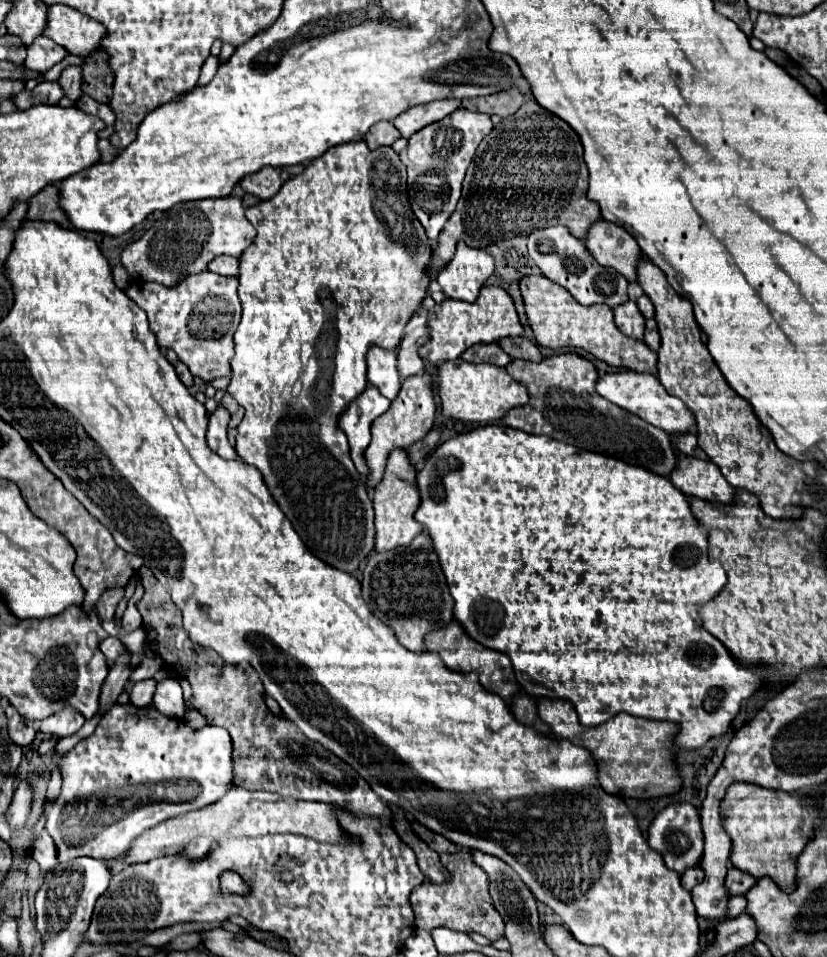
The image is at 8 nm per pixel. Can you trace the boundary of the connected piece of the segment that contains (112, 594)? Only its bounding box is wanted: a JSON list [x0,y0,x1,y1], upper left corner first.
[96,587,124,621]

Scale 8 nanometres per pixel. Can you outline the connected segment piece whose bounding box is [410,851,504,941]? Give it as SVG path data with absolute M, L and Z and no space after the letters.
M460 851L454 855L442 853L440 863L448 869L450 877L444 885L436 883L422 883L412 891L410 903L416 915L416 927L424 931L432 931L436 927L448 927L454 931L470 933L472 929L480 929L480 935L484 935L490 941L496 941L504 937L504 921L500 913L494 909L490 893L488 893L488 877L486 873L472 863L472 857L468 851Z

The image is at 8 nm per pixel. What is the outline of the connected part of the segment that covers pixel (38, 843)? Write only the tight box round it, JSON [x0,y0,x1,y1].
[32,829,58,871]

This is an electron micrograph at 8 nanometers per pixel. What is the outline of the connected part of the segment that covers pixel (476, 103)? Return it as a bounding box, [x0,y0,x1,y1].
[462,89,524,119]

